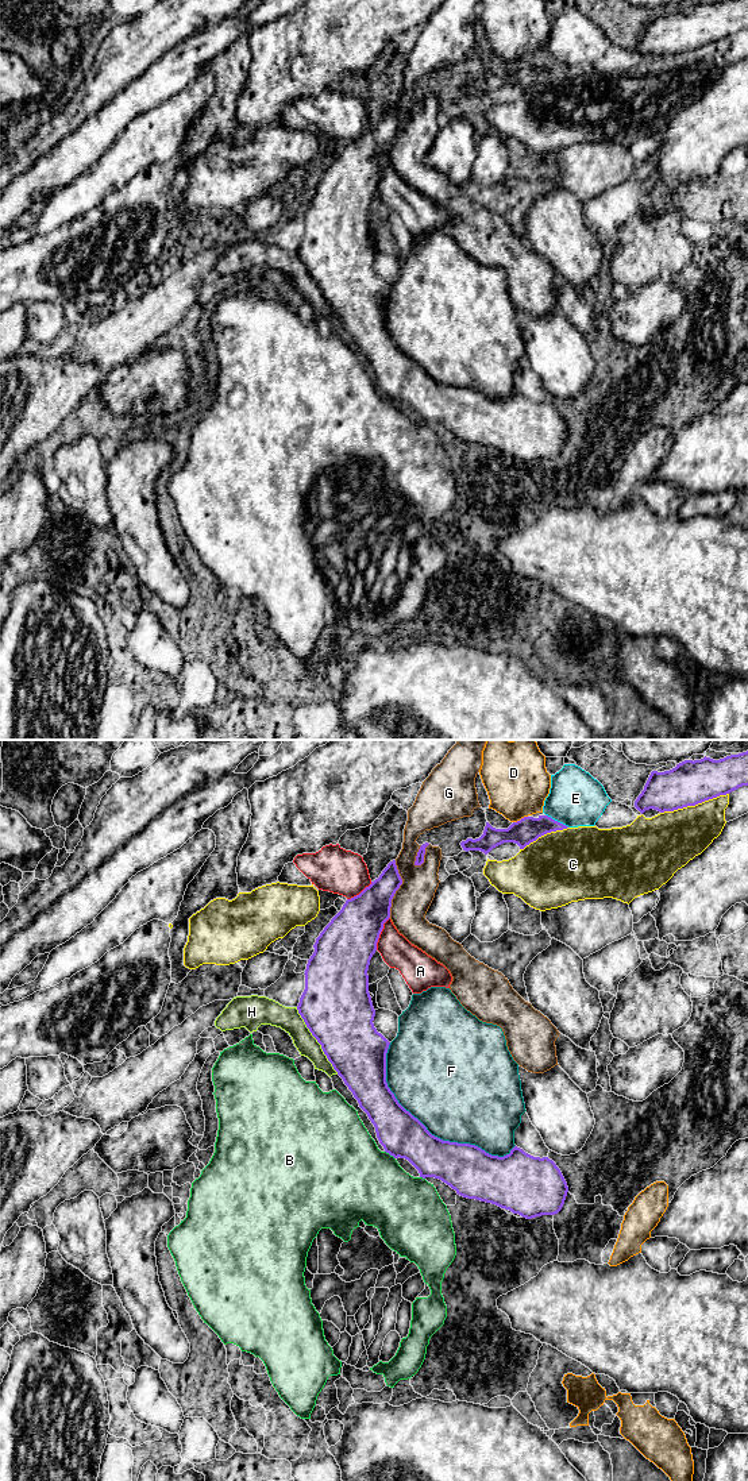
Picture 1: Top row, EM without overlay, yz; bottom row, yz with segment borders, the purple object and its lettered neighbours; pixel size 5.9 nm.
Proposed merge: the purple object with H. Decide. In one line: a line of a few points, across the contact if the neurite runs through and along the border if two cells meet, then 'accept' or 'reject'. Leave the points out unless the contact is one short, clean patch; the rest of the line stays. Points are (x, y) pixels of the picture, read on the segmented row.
accept

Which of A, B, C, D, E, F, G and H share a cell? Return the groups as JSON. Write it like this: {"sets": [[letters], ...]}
{"sets": [["A", "G"], ["B"], ["C"], ["D"], ["E"], ["F"], ["H"]]}

